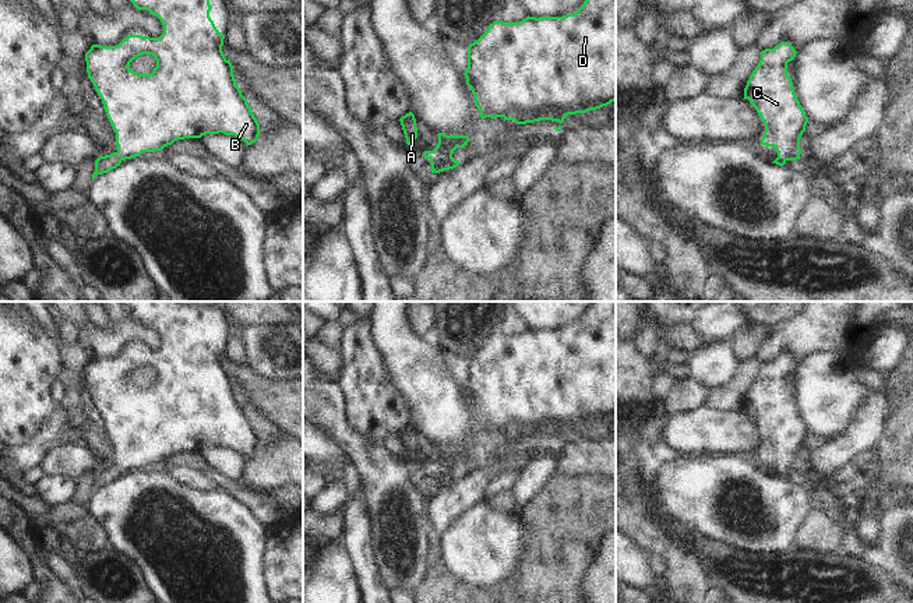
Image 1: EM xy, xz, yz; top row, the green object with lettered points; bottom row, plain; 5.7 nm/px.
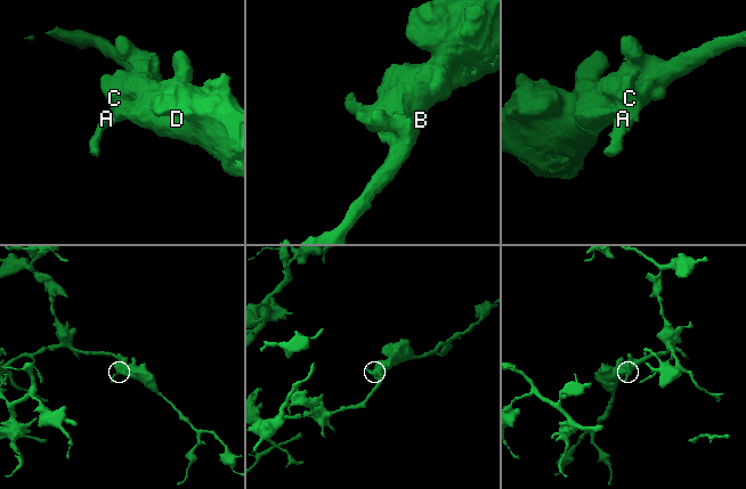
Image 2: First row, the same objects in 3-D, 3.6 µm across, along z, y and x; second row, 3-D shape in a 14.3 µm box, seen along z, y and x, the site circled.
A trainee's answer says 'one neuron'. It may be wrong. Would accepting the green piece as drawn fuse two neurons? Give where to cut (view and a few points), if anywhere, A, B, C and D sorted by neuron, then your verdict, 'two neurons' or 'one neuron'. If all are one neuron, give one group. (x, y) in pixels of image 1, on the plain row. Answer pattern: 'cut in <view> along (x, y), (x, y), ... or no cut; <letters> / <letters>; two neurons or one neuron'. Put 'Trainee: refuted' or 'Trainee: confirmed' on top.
Trainee: confirmed
no cut; A B C D; one neuron

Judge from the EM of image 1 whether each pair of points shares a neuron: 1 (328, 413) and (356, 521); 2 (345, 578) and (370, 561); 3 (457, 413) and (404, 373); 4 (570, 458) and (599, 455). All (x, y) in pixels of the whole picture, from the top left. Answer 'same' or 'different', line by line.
1: different
2: different
3: same
4: same

